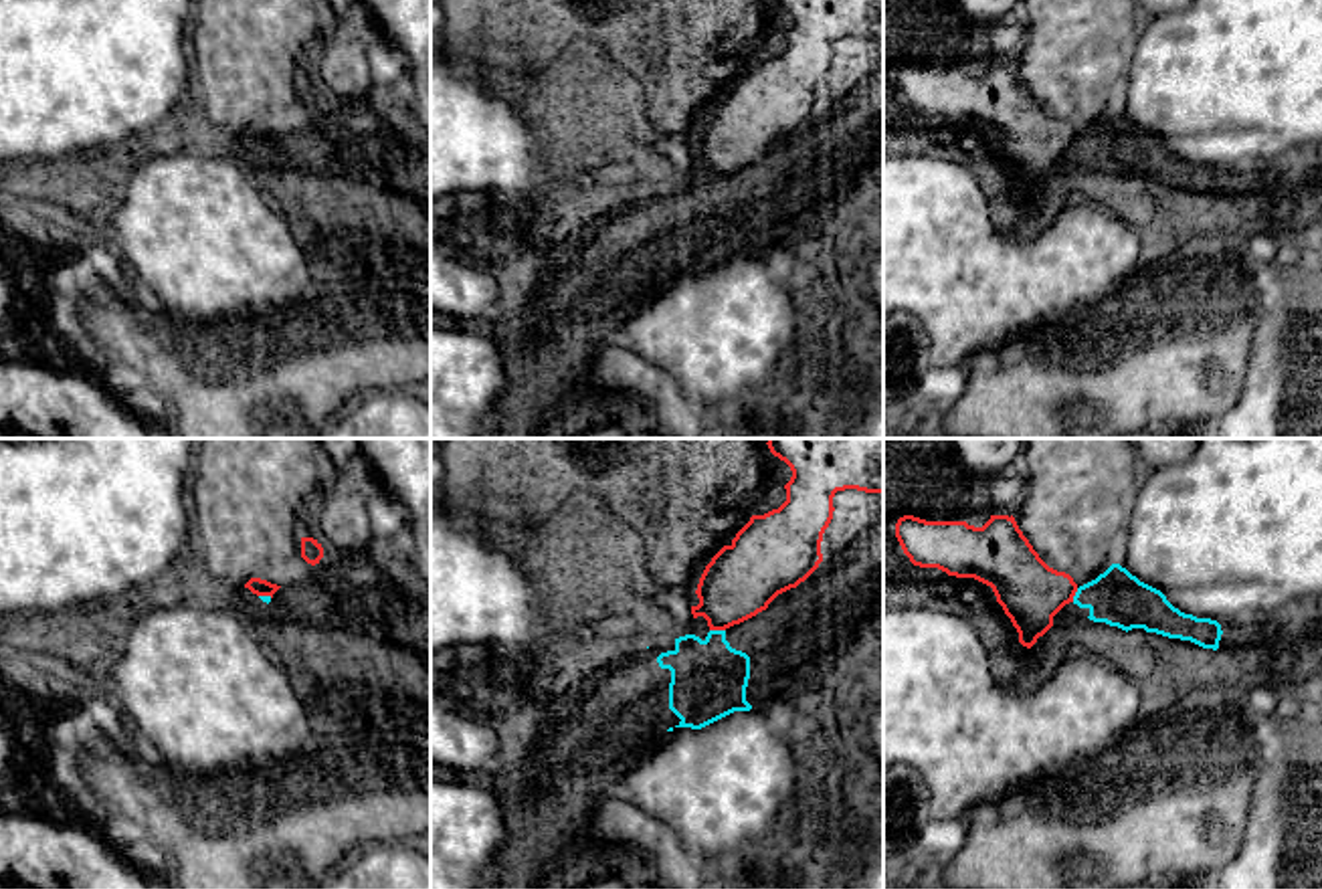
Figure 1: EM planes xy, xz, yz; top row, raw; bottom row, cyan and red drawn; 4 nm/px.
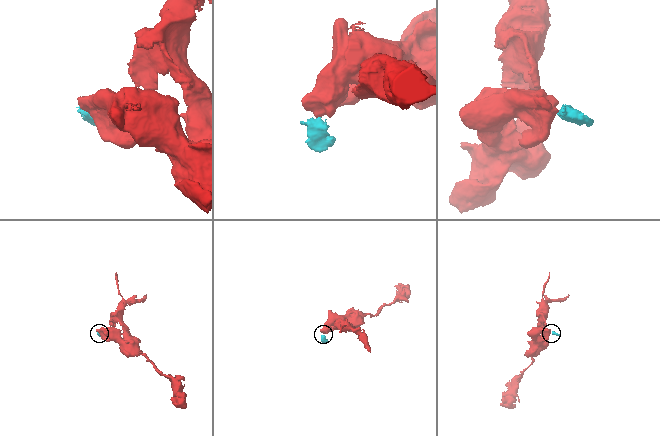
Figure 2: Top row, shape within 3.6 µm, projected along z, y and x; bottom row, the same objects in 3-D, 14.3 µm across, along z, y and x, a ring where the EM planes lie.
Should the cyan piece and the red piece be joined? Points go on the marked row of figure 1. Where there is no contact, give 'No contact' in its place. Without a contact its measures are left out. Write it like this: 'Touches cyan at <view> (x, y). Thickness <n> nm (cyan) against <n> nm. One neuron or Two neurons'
Touches cyan at xz (718, 631). Thickness 300 nm (cyan) against 280 nm. Two neurons

